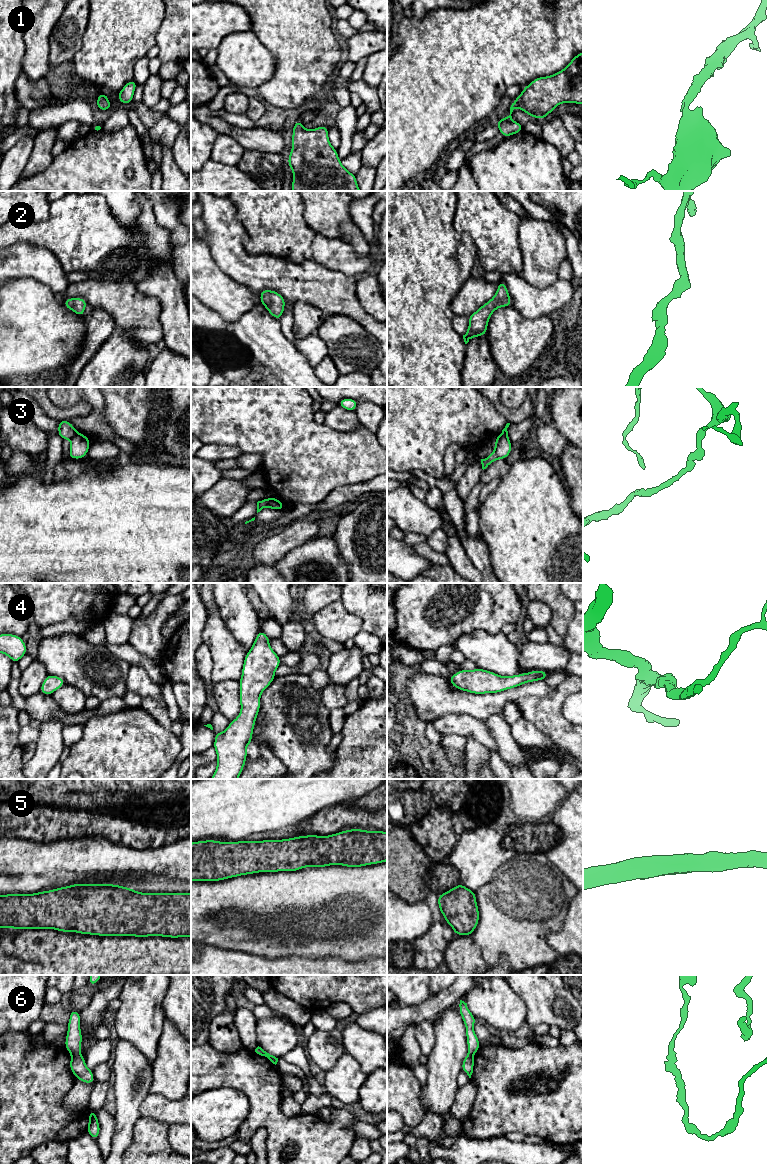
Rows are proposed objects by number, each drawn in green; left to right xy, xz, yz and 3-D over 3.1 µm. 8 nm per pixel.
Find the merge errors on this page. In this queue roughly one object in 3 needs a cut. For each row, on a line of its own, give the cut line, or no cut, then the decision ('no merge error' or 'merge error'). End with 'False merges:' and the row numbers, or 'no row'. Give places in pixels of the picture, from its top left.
1: no cut; no merge error
2: no cut; no merge error
3: cut in xz along (268, 499), (269, 507); merge error
4: no cut; no merge error
5: no cut; no merge error
6: cut in xy along (71, 1053), (79, 1055); merge error
False merges: 3, 6

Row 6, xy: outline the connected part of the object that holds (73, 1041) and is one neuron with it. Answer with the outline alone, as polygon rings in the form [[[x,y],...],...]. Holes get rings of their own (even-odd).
[[[70,1011],[65,1048],[74,1055],[80,1055],[81,1053],[82,1033],[80,1030],[80,1022],[81,1018],[79,1011]]]

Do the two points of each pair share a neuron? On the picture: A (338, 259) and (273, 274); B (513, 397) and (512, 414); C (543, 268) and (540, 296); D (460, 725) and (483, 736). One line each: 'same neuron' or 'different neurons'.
A: different neurons
B: different neurons
C: different neurons
D: same neuron

